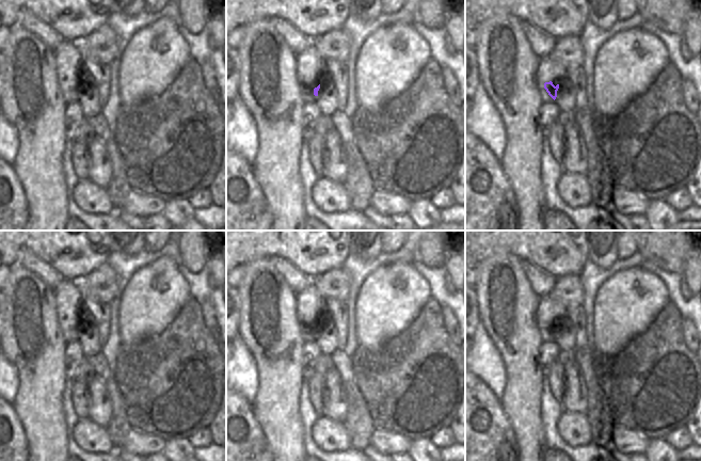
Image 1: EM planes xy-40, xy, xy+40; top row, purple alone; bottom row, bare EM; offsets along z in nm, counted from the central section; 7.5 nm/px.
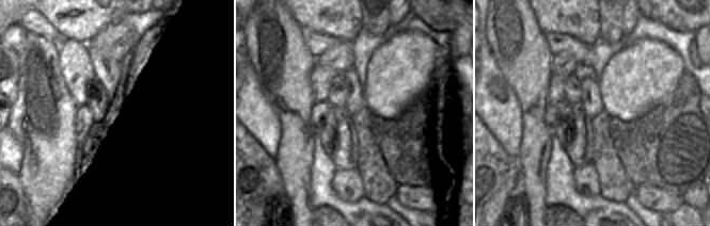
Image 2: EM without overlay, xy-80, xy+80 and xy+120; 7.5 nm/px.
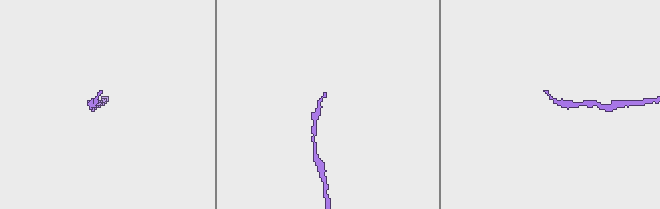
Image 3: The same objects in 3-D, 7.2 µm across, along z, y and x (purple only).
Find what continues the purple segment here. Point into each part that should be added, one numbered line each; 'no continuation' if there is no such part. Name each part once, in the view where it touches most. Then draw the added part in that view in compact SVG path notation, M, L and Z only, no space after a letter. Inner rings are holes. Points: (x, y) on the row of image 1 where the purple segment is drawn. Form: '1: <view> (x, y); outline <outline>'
1: xy+40 (547, 70); outline M551 55L545 58L540 58L540 63L536 71L536 82L540 91L540 97L542 102L554 102L555 100L548 95L544 89L544 83L552 81L556 86L560 86L561 82L567 78L565 67L558 63L554 62L551 59Z

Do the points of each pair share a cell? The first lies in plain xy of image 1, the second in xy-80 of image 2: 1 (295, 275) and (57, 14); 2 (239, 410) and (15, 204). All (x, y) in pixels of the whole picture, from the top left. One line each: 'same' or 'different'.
1: different
2: same

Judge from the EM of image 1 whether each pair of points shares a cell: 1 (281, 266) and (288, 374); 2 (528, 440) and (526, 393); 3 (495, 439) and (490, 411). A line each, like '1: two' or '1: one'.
1: two
2: one
3: one

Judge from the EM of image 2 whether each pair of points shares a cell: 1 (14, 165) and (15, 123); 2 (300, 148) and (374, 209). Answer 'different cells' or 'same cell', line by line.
1: different cells
2: different cells

